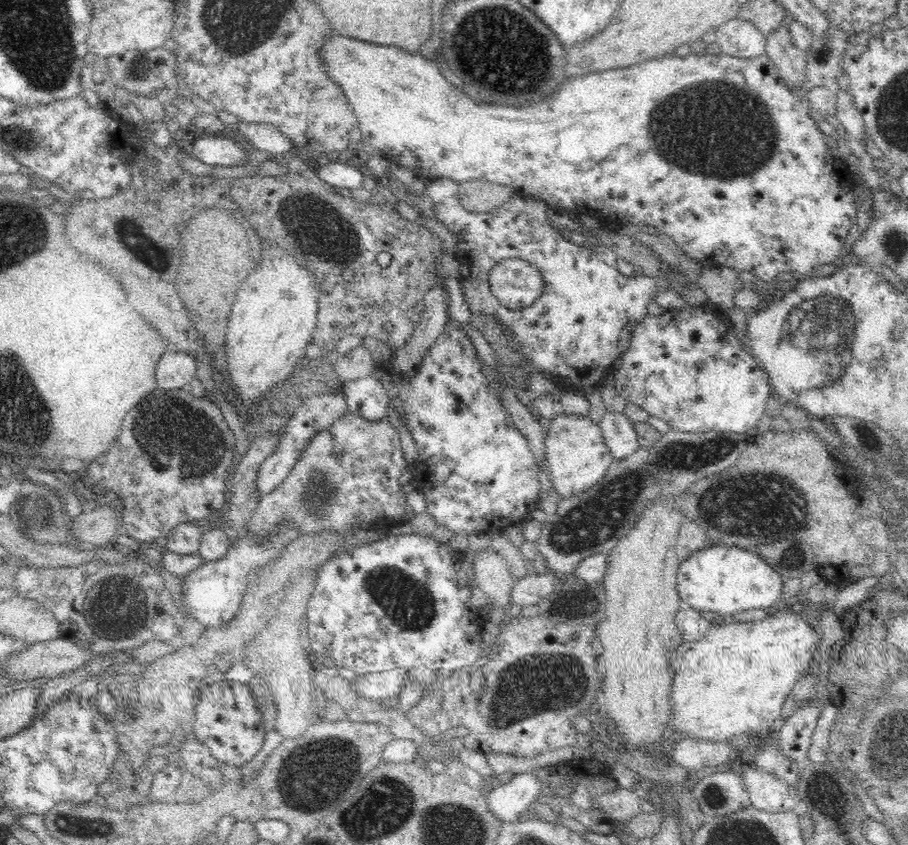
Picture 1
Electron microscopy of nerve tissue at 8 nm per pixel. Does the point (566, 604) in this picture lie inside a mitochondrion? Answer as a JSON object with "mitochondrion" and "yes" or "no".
{"mitochondrion":"no"}

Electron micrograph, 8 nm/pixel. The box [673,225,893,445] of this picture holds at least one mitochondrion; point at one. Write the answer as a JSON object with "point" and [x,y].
{"point":[820,323]}

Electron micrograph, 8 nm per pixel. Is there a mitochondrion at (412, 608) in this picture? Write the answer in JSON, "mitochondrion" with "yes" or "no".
{"mitochondrion":"yes"}

